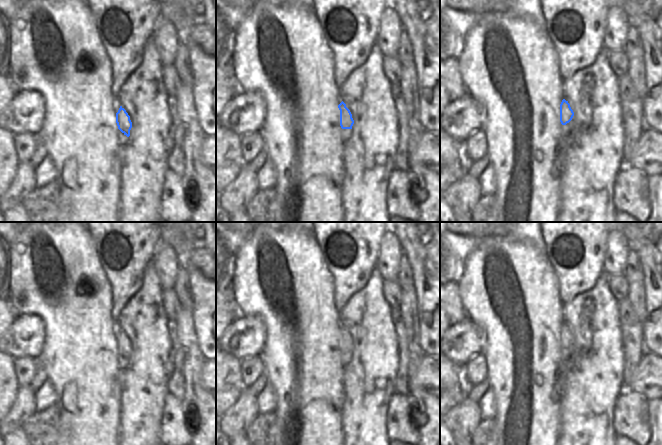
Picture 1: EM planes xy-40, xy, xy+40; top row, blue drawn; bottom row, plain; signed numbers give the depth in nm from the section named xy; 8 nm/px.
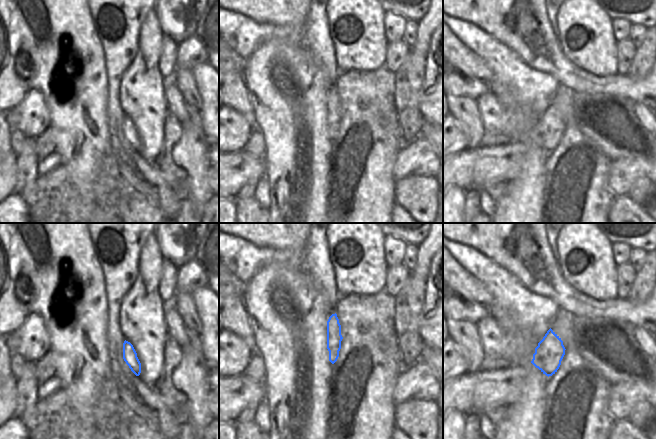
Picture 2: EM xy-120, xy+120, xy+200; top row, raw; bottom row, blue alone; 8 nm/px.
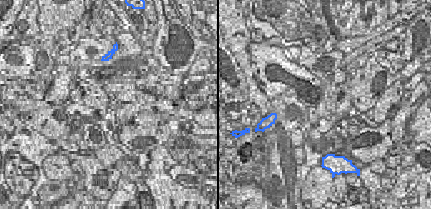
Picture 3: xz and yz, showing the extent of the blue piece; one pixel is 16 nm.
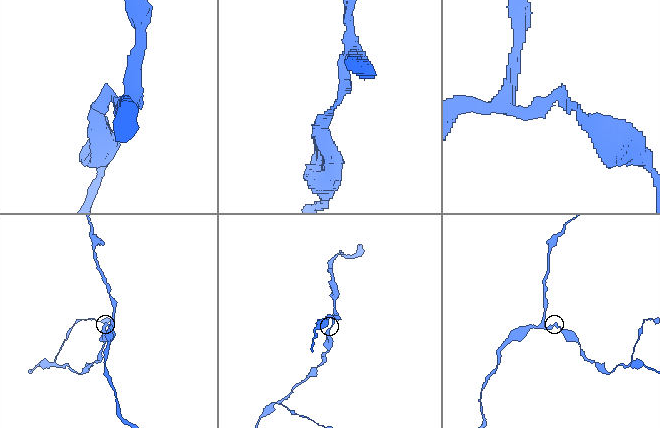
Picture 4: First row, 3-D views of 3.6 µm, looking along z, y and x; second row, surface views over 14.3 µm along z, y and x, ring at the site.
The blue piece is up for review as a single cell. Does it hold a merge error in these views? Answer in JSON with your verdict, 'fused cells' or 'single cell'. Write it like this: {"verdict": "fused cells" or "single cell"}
{"verdict": "fused cells"}

